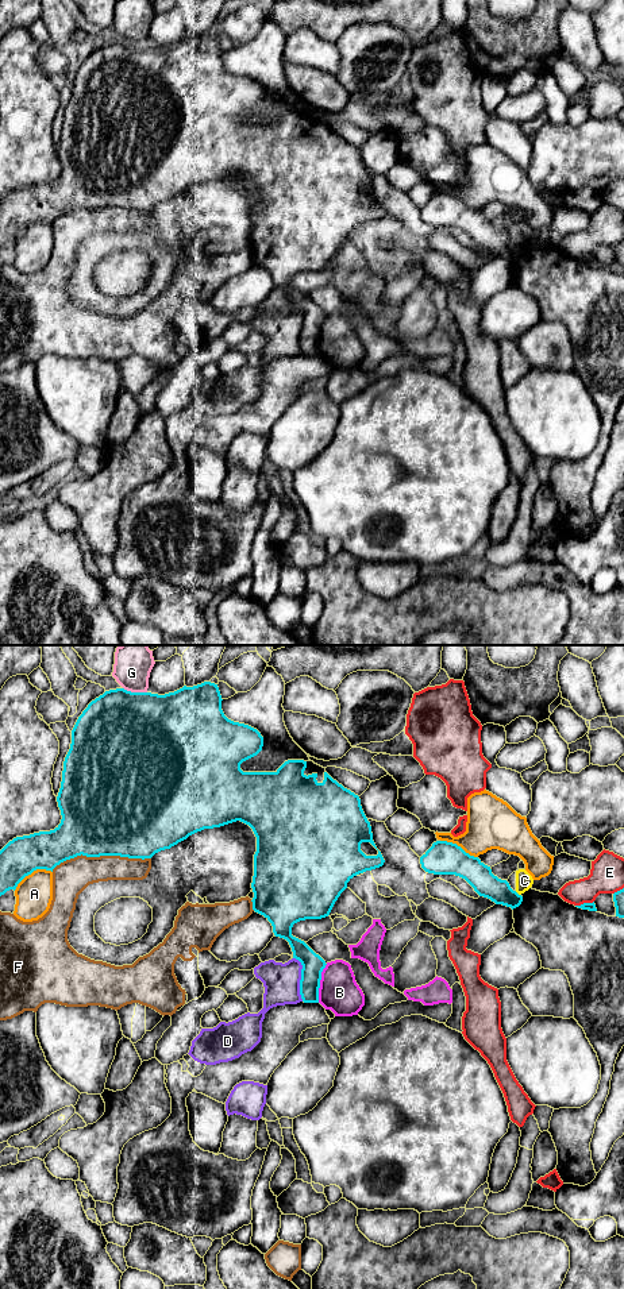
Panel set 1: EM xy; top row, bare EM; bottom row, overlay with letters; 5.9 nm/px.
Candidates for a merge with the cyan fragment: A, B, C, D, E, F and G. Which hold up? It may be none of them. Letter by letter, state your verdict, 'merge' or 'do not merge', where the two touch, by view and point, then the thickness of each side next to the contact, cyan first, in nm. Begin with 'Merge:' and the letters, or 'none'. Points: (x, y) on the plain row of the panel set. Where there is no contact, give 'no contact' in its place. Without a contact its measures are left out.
Merge: none
A: do not merge | xy (31, 224) | 220/220 nm
B: do not merge | xy (319, 335) | 130/240 nm
C: do not merge | xy (516, 244) | 150/100 nm
D: do not merge | xy (301, 331) | 130/220 nm
E: do not merge | xy (584, 255) | 50/200 nm
F: do not merge | xy (100, 207) | 500/220 nm
G: do not merge | xy (135, 45) | 500/220 nm

